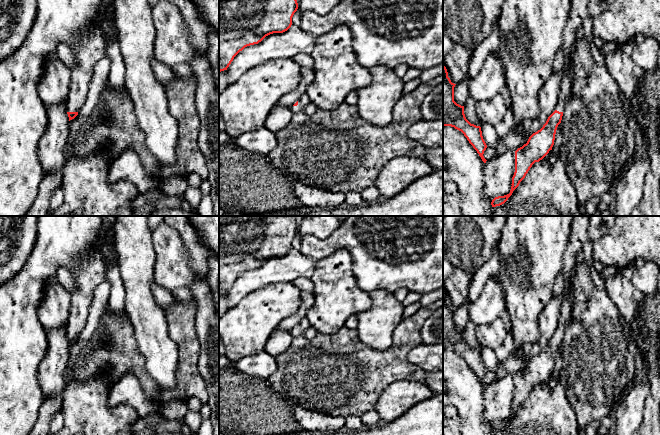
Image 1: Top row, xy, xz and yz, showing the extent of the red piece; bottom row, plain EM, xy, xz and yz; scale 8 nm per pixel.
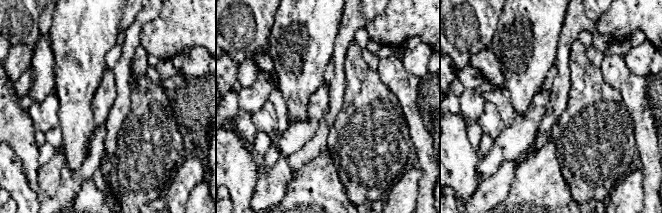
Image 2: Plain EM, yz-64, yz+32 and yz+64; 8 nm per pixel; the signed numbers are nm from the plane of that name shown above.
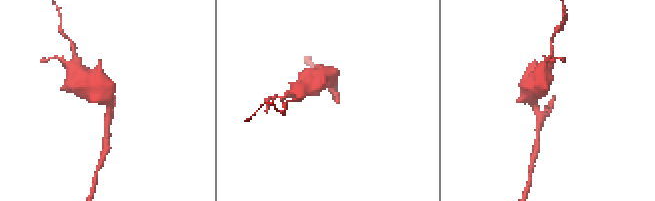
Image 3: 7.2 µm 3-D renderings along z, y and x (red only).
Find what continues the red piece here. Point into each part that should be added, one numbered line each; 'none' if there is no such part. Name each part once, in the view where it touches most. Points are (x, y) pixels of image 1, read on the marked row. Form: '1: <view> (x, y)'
1: xy (87, 50)

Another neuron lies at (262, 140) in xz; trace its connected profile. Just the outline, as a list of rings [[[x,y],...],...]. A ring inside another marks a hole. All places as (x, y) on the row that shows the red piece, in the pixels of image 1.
[[[263,126],[241,134],[234,142],[244,150],[268,155],[276,147],[277,138],[274,132]]]

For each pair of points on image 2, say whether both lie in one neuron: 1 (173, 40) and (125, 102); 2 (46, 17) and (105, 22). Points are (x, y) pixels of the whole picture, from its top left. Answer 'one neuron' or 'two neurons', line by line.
1: two neurons
2: two neurons

